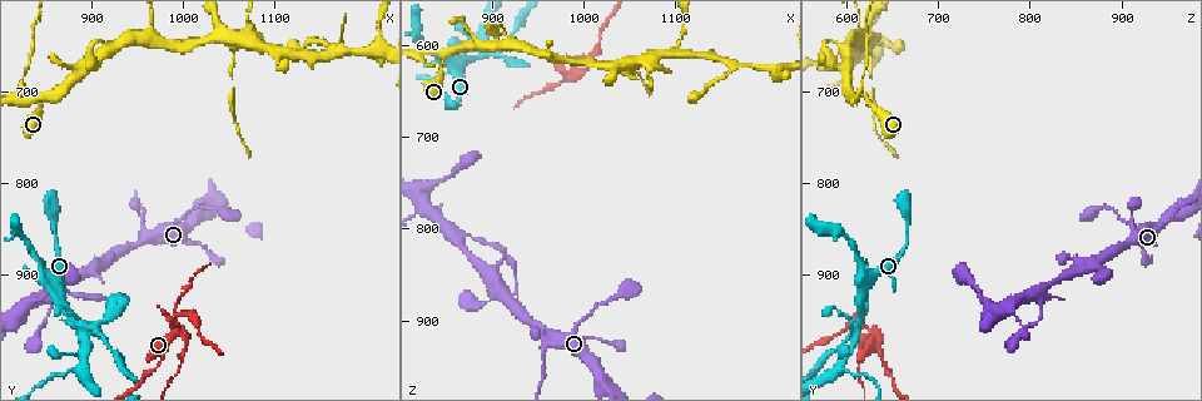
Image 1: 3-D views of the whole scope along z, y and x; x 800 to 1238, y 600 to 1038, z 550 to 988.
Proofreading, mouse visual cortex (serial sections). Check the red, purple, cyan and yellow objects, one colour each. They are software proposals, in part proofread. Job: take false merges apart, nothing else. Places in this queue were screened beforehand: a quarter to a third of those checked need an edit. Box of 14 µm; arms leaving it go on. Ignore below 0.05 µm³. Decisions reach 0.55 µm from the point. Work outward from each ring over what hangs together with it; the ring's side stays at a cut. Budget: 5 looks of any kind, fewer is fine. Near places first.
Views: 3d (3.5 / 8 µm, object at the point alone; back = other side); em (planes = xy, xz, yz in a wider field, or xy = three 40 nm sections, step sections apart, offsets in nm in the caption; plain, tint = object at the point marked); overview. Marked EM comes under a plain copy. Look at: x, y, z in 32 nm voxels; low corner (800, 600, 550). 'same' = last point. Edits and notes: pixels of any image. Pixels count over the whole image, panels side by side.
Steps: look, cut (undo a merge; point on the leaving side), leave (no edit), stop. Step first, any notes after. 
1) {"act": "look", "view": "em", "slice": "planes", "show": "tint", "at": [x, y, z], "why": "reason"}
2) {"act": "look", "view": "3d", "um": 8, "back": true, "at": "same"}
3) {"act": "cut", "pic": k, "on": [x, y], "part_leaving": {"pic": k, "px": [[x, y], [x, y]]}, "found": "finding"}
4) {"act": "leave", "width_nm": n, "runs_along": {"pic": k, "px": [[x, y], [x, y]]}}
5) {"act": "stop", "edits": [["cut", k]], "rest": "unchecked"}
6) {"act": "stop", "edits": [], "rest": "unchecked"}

{"act": "look", "view": "3d", "um": 3.5, "at": [850, 900, 620], "why": "abrupt turn"}

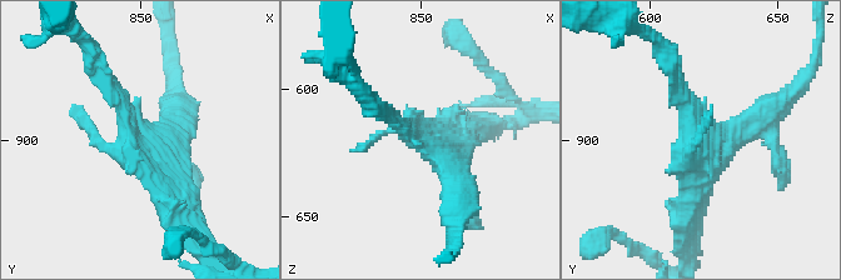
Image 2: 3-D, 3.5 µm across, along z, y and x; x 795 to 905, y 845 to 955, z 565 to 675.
{"act": "look", "view": "em", "slice": "xy", "step": 5, "show": "tint", "at": [849, 901, 620]}

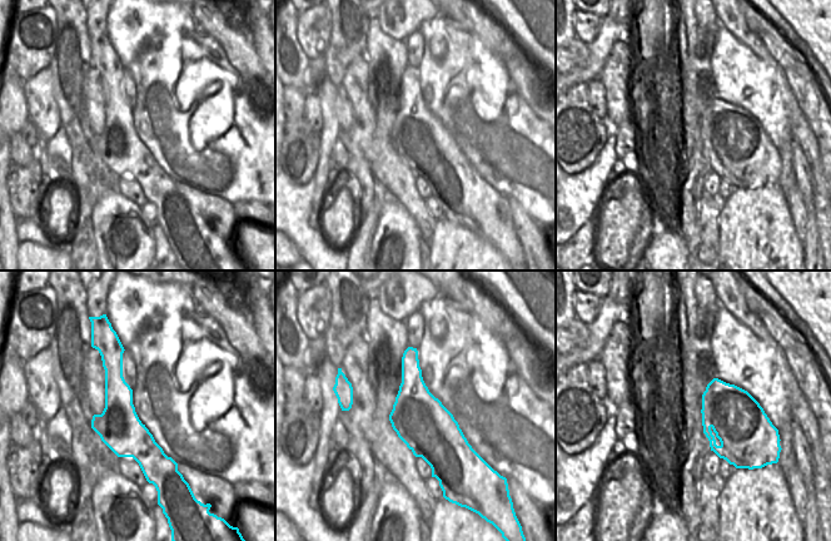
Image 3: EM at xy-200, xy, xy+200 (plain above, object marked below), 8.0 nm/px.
{"act": "look", "view": "em", "slice": "xy", "step": 3, "show": "tint", "at": "same"}

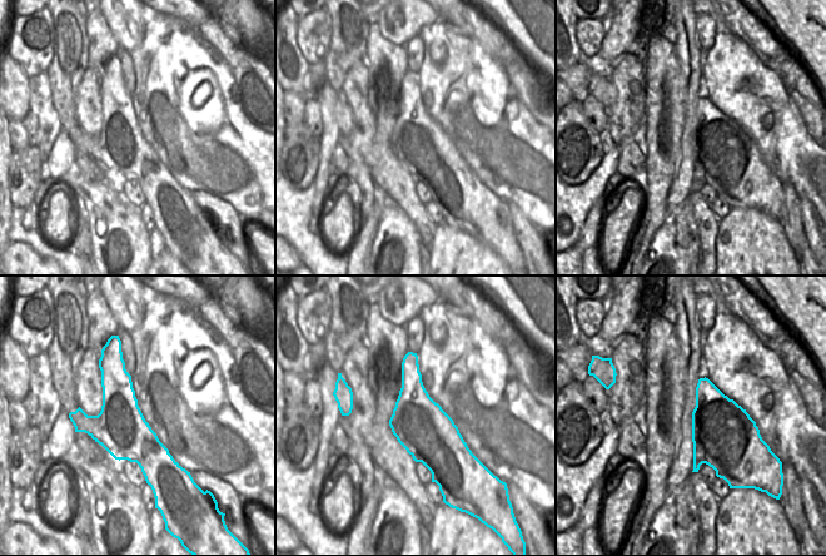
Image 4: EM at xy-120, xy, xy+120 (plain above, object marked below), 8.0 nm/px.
{"act": "leave", "found": "all the same cell"}

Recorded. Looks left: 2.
{"act": "look", "view": "3d", "um": 8, "at": [1160, 660, 615], "why": "two arms in line, one across"}

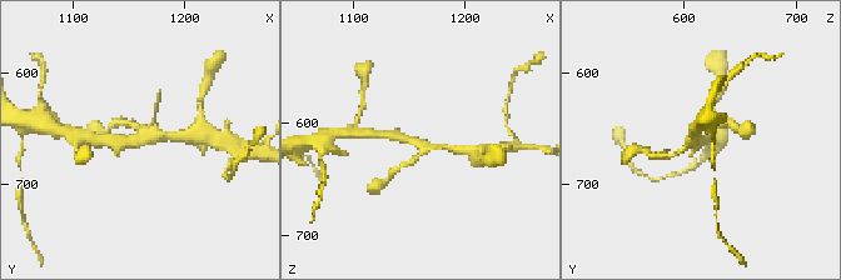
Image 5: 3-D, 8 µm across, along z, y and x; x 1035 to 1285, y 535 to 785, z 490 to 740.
{"act": "look", "view": "em", "slice": "xy", "step": 2, "show": "tint", "at": [1158, 660, 618], "why": "now the EM"}

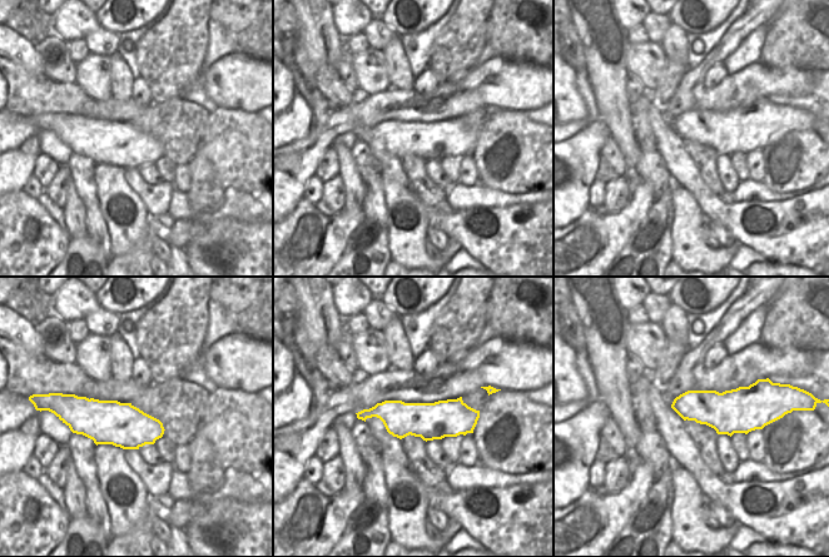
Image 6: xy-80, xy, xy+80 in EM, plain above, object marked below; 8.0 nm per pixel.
{"act": "leave", "runs_along": {"pic": 5, "px": [[382, 135], [453, 149]]}, "found": "continuous, no second cell"}

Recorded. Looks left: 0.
{"act": "stop", "edits": [], "rest": "unchecked"}

